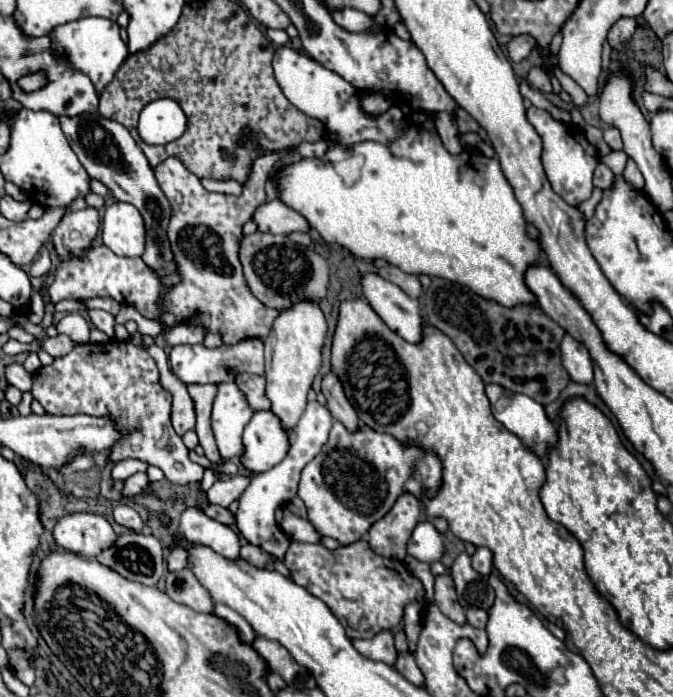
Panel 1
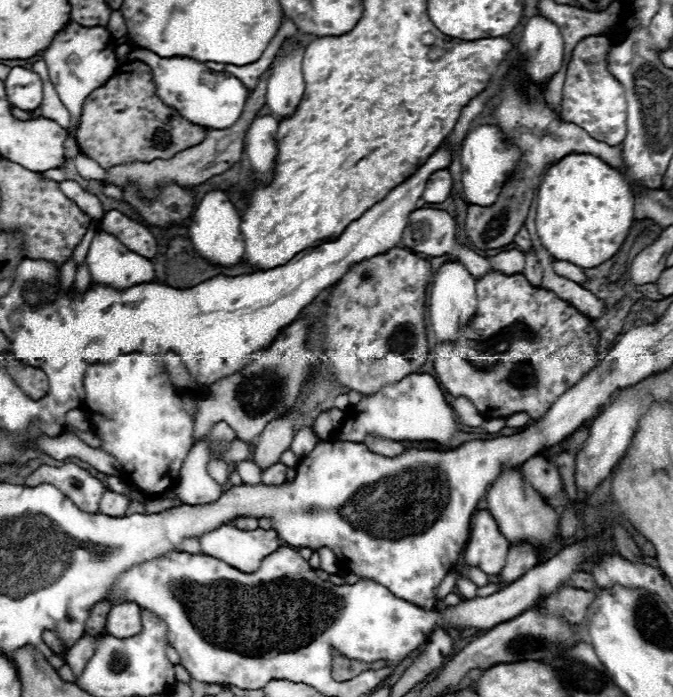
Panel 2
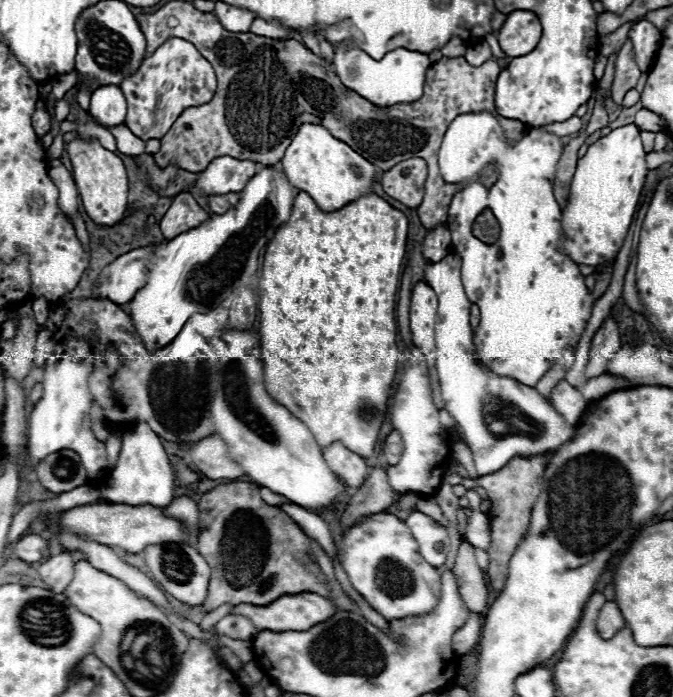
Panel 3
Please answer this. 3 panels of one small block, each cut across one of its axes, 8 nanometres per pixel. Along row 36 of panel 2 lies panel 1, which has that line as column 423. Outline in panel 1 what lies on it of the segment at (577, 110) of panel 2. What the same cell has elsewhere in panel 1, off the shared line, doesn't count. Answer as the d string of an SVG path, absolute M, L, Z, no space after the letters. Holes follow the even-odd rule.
M364 538L336 550L328 550L322 544L290 542L282 562L296 584L304 586L310 594L320 598L332 614L336 614L350 640L372 638L382 630L396 628L408 602L426 604L422 582L412 576L400 560L388 560L374 554Z

